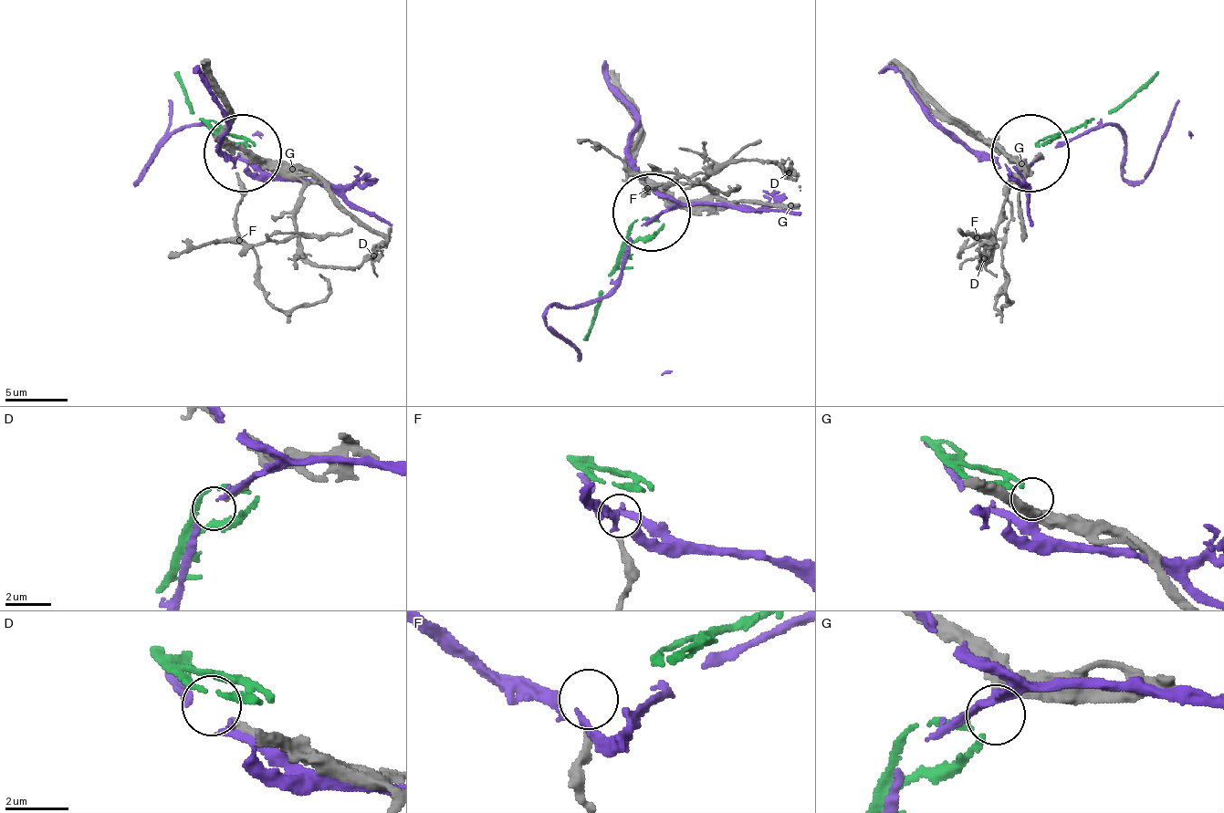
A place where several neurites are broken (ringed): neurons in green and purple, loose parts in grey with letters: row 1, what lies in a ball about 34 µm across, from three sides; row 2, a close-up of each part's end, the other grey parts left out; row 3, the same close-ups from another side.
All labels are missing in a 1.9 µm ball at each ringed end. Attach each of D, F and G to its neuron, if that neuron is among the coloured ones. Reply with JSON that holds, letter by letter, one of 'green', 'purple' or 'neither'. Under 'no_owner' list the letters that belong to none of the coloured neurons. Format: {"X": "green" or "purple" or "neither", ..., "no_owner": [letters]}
{"D": "neither", "F": "neither", "G": "green", "no_owner": ["D", "F"]}

